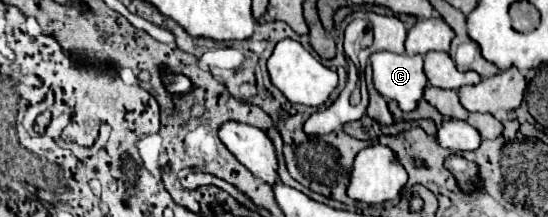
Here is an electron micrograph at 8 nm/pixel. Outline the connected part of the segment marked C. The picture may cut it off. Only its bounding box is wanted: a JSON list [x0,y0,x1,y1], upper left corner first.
[371,52,427,110]

